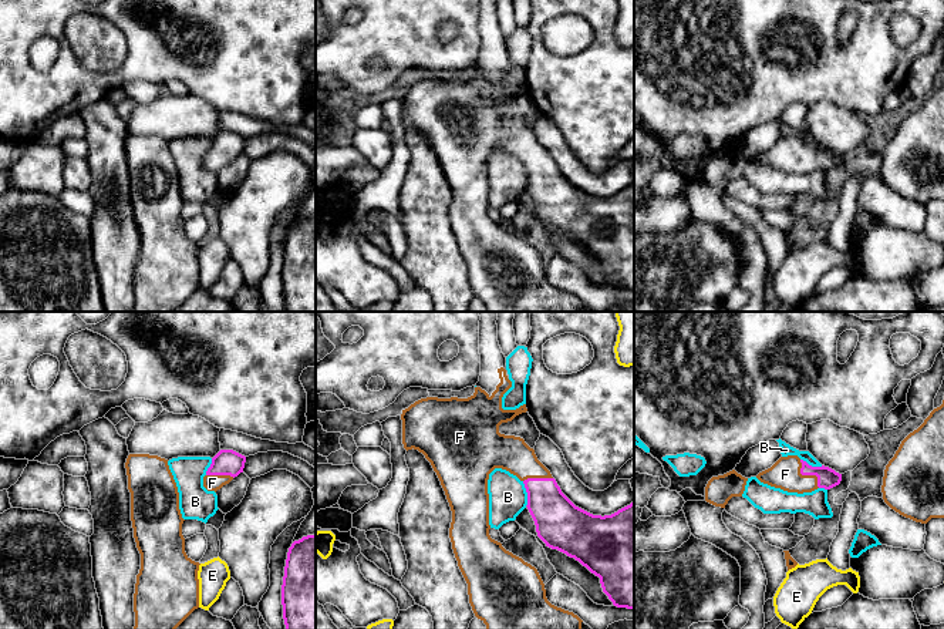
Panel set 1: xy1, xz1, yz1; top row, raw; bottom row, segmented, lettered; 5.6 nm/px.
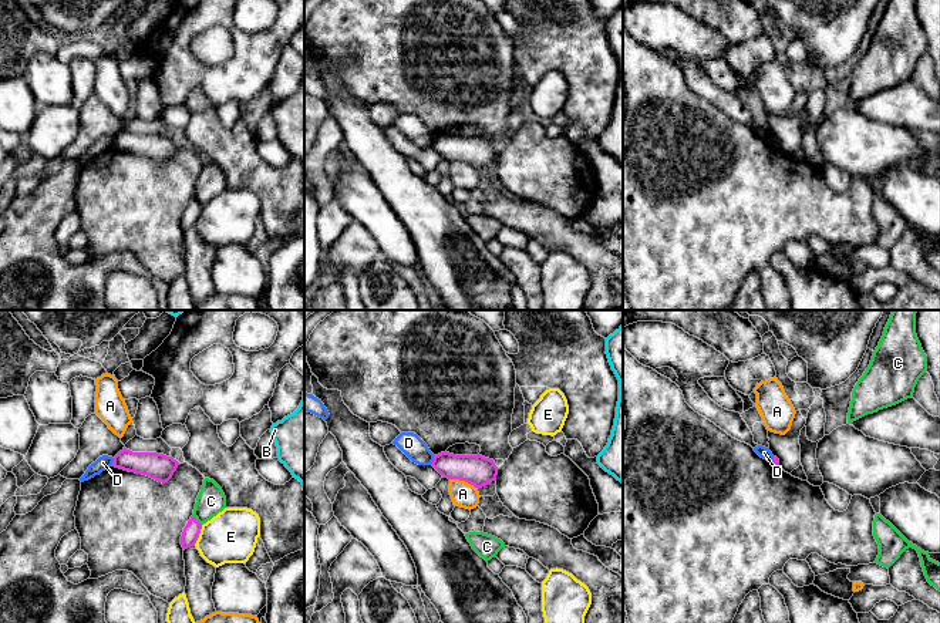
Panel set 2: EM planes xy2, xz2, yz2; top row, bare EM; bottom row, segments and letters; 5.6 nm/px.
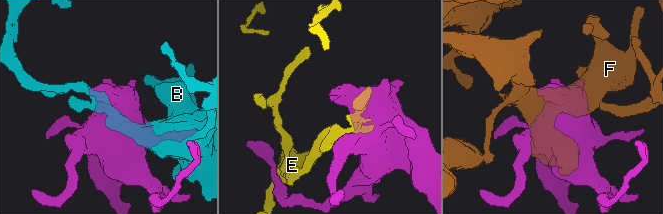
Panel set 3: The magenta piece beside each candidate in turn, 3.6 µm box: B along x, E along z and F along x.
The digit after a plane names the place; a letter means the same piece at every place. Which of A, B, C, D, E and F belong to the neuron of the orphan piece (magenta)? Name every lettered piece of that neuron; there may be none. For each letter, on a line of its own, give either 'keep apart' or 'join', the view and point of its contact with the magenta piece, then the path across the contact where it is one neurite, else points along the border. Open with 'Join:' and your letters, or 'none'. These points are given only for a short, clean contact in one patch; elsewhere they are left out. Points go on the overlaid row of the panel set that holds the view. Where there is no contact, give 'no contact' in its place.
Join: F
A: keep apart | xz2 (464, 480)
B: keep apart | xz1 (528, 494) | along xz1 (522, 481), (526, 490), (526, 505)
C: keep apart | xy2 (196, 521)
D: keep apart | xz2 (434, 460) | along xz2 (435, 455), (430, 464)
E: keep apart | xy2 (198, 535)
F: join | yz1 (808, 474) | across yz1 (828, 478), (808, 474), (785, 474)

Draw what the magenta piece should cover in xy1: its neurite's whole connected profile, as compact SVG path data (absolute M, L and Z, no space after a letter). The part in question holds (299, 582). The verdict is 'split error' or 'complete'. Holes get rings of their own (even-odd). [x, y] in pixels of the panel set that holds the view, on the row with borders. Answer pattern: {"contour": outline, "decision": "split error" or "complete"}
{"contour": "M316 534L289 548L281 605L286 629L316 629Z", "decision": "complete"}

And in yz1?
{"contour": "M798 455L781 457L771 468L756 478L788 492L812 492L817 488L830 490L840 484L842 474L829 467L812 467Z", "decision": "split error"}

